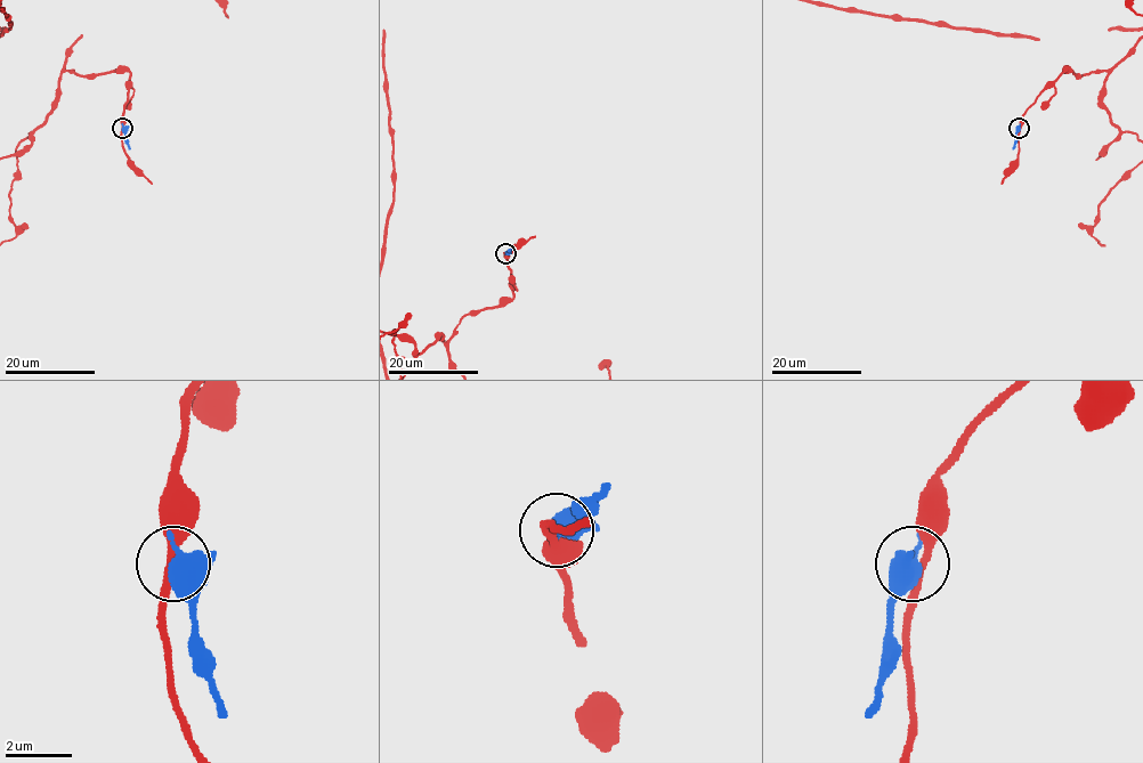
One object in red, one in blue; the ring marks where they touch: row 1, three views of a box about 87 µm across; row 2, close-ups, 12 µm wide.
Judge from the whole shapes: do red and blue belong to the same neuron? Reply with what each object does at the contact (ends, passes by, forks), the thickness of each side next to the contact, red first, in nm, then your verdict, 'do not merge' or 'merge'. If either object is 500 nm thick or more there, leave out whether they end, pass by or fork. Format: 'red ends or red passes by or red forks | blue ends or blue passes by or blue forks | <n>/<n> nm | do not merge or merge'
red passes by | blue passes by | 240/480 nm | do not merge

